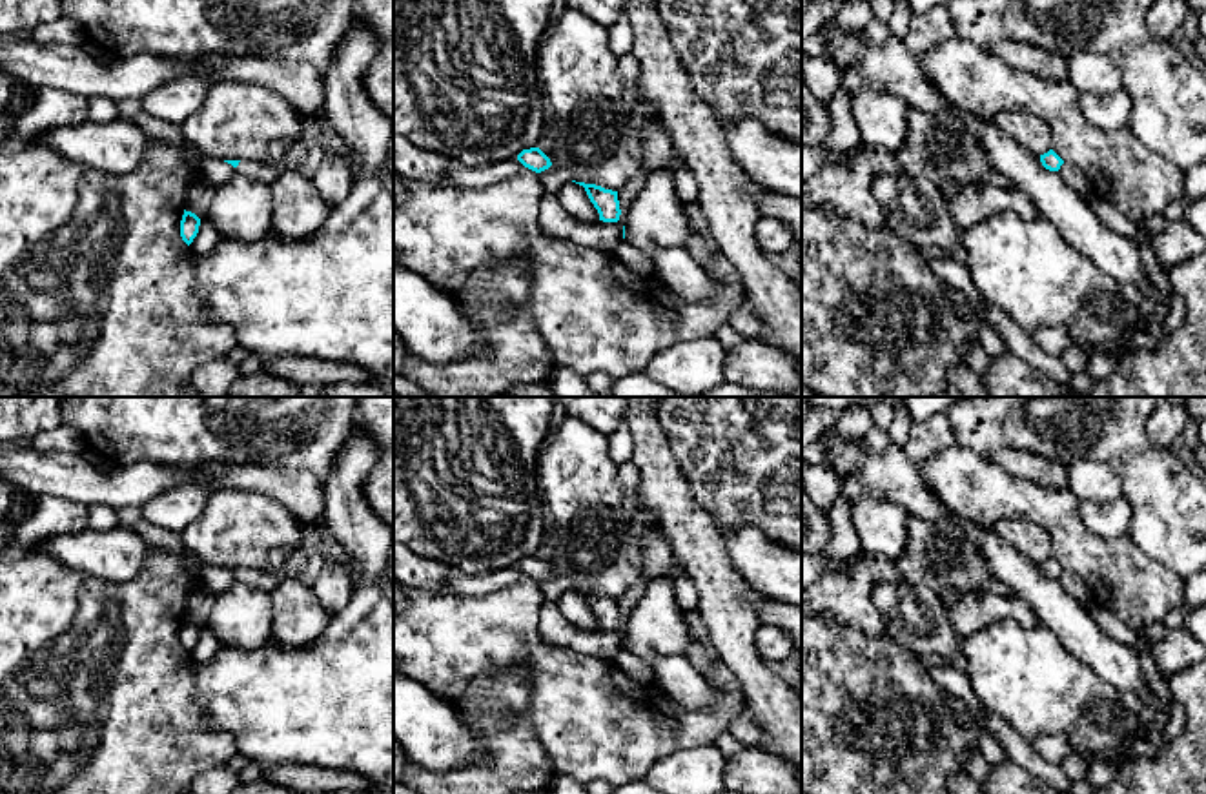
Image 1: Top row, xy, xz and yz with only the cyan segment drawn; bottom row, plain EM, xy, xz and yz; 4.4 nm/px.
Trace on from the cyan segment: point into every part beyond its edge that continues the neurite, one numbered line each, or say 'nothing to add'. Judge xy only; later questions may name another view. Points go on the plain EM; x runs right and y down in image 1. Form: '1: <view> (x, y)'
1: xy (248, 576)

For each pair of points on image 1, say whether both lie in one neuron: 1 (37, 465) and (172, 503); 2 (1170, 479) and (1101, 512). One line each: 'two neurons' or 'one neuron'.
1: two neurons
2: two neurons

